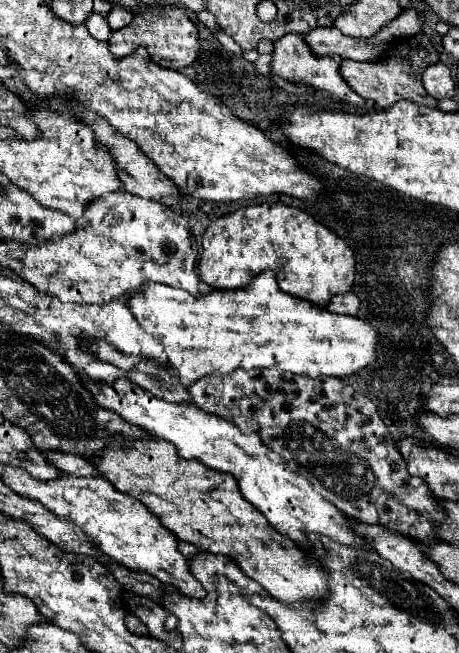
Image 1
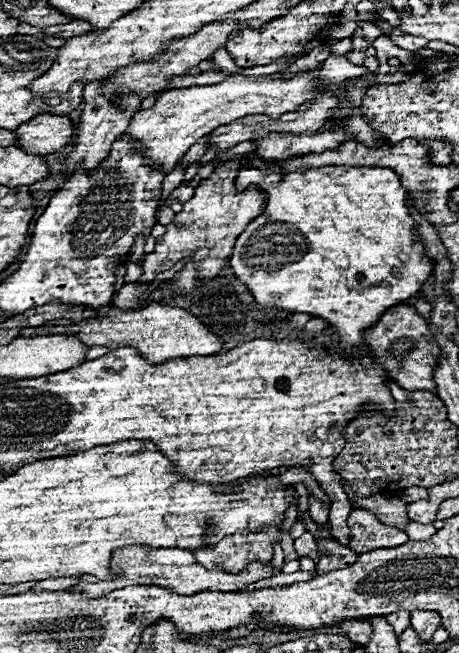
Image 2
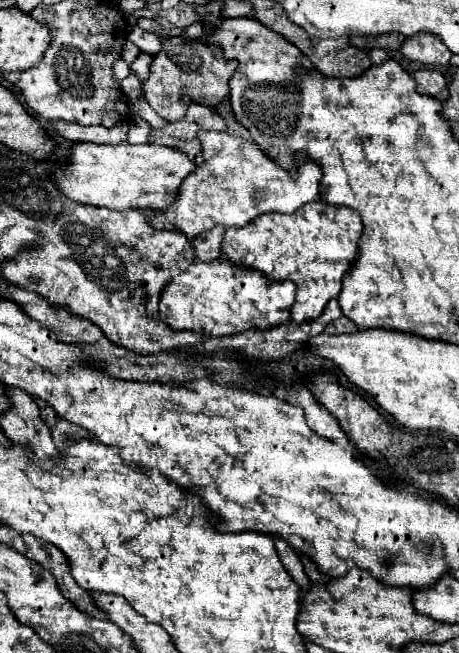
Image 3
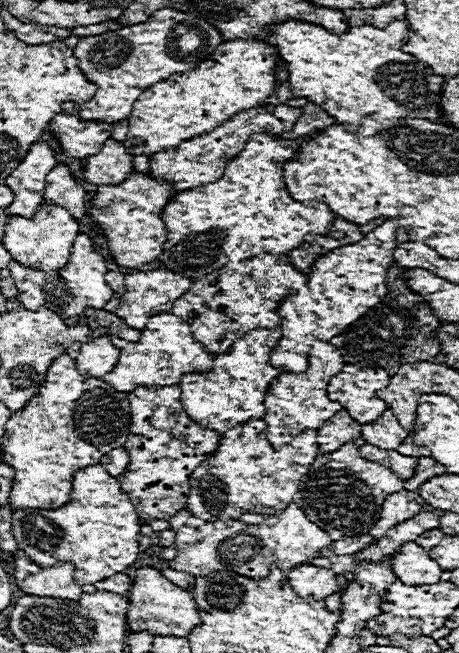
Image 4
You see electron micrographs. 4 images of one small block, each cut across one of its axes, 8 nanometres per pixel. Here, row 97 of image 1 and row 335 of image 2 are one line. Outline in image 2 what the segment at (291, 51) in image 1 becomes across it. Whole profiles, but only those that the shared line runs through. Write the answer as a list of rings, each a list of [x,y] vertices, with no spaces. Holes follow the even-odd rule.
[[[322,166],[322,168],[300,168],[296,172],[240,168],[238,176],[236,176],[236,190],[246,190],[250,186],[256,186],[258,190],[262,190],[266,194],[266,208],[258,218],[254,218],[244,228],[244,232],[236,240],[234,252],[230,256],[230,266],[236,274],[236,278],[240,278],[240,282],[244,282],[248,286],[250,294],[256,298],[256,302],[260,302],[264,306],[276,306],[276,308],[282,308],[282,310],[288,310],[288,312],[304,312],[304,314],[312,314],[312,316],[318,316],[318,318],[326,320],[336,330],[336,336],[340,338],[340,348],[350,356],[356,356],[358,350],[360,350],[362,330],[372,326],[376,322],[376,318],[380,318],[380,314],[384,314],[384,310],[388,310],[388,308],[404,302],[406,298],[414,296],[434,270],[434,262],[424,256],[422,242],[416,234],[416,222],[410,218],[408,208],[404,204],[406,190],[400,184],[400,176],[390,168],[378,168],[378,166],[376,168],[374,166]]]

